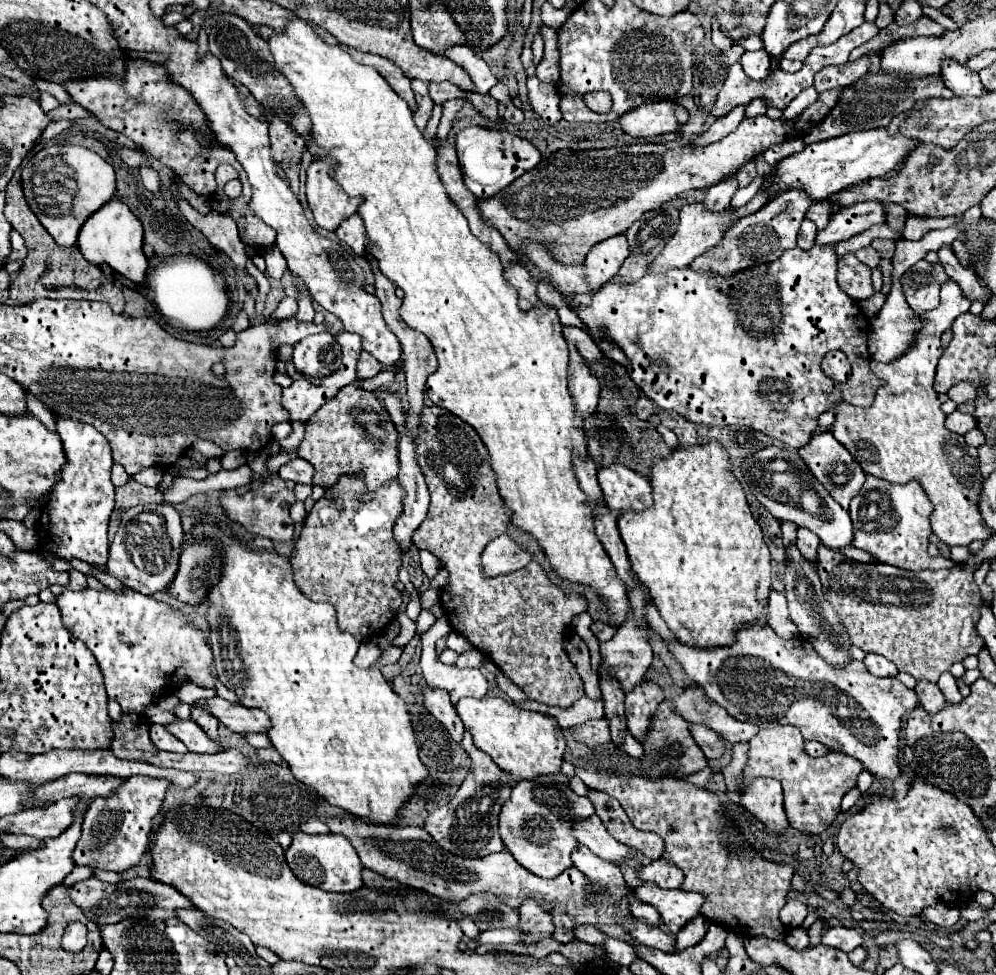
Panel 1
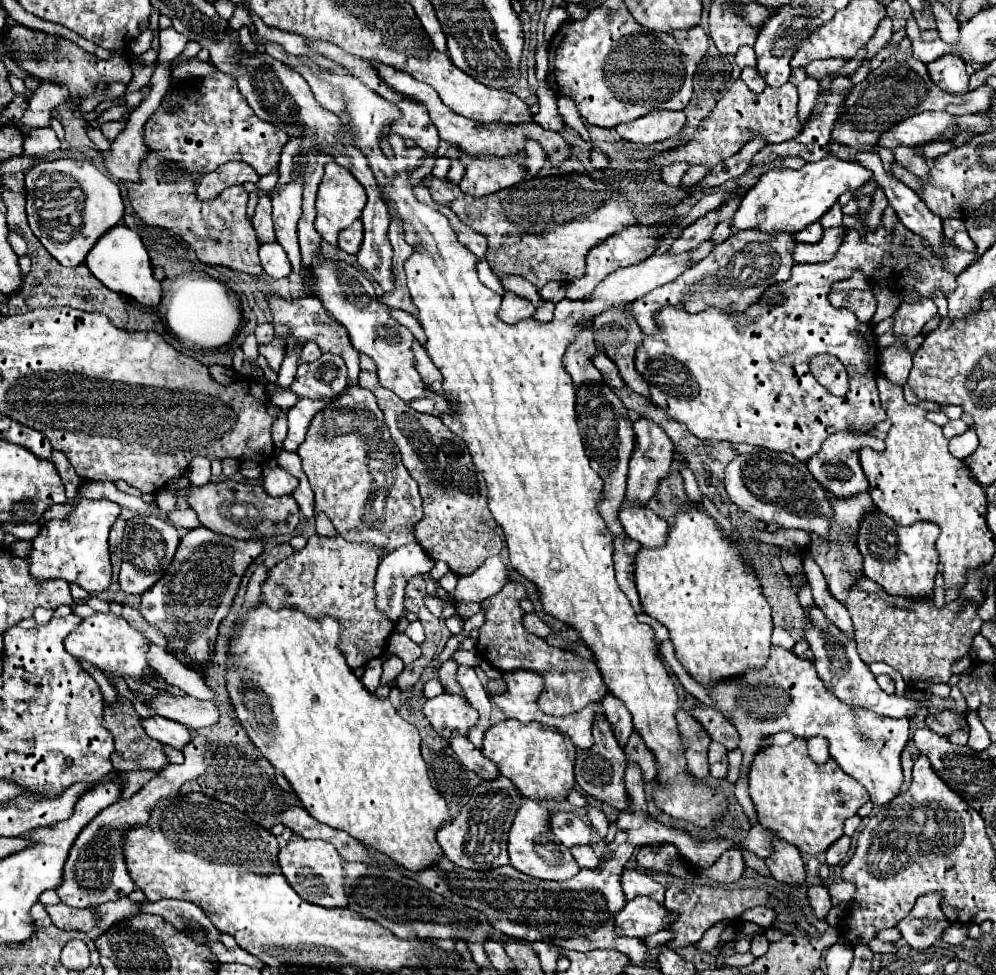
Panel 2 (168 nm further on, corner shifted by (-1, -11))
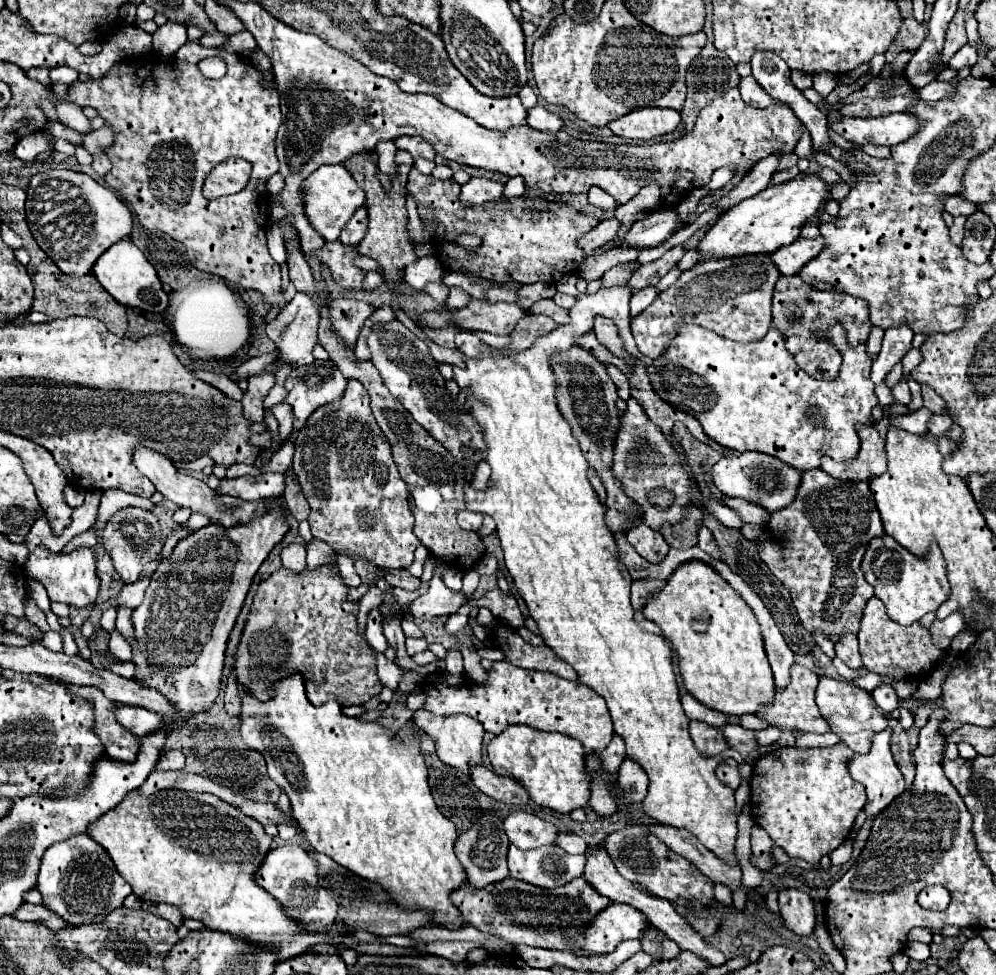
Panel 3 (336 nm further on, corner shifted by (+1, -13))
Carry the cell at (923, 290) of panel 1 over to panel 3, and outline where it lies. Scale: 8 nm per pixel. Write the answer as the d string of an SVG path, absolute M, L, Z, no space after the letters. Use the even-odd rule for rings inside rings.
M906 322L886 330L882 350L872 364L872 382L874 384L882 384L886 374L892 370L892 366L898 360L902 360L904 354L912 348L912 336L914 336L914 332Z

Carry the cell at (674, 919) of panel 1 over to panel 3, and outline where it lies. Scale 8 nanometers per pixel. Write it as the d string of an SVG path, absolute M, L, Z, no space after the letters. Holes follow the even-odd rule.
M610 904L596 916L596 922L584 934L588 954L612 952L622 940L640 938L648 930L646 916L628 904Z

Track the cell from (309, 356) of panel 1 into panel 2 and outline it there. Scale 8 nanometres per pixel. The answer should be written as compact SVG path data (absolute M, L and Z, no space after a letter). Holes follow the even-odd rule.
M322 354L312 364L300 364L296 372L296 380L292 384L292 392L298 398L324 400L334 398L346 390L348 372L344 360L336 354Z

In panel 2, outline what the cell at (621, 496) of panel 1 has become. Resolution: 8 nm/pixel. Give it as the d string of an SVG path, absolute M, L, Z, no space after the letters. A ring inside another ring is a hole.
M648 506L622 510L618 518L624 526L624 532L630 538L638 540L644 548L658 548L666 544L668 524L660 516L656 516Z

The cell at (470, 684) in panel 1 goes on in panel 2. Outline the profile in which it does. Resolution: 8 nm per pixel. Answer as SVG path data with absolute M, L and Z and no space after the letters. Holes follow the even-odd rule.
M440 694L426 700L422 714L430 720L432 728L448 742L452 732L468 736L468 730L478 722L478 712L468 704L466 698L456 694Z

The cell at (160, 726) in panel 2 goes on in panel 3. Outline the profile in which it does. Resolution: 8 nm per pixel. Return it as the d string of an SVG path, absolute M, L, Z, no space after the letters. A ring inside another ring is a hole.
M120 706L116 708L116 716L124 724L124 728L132 730L132 734L136 734L138 738L144 738L148 734L162 730L162 718L138 706Z

